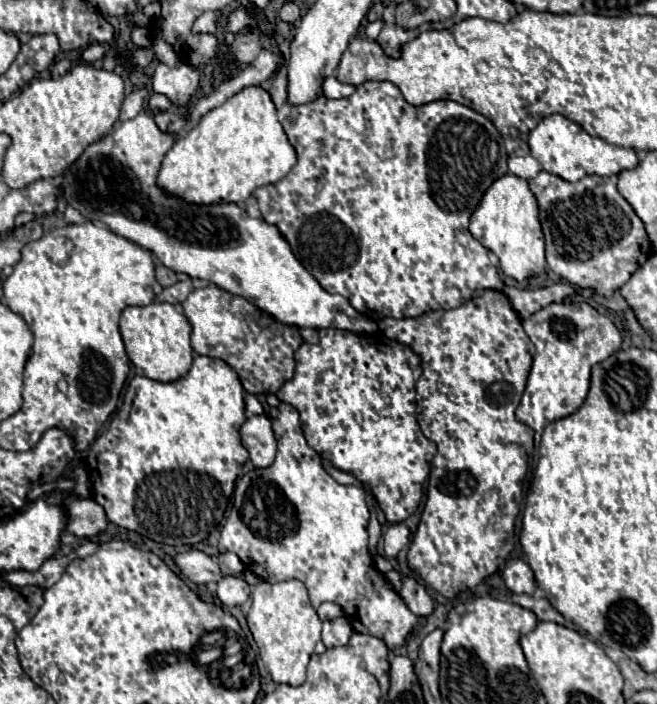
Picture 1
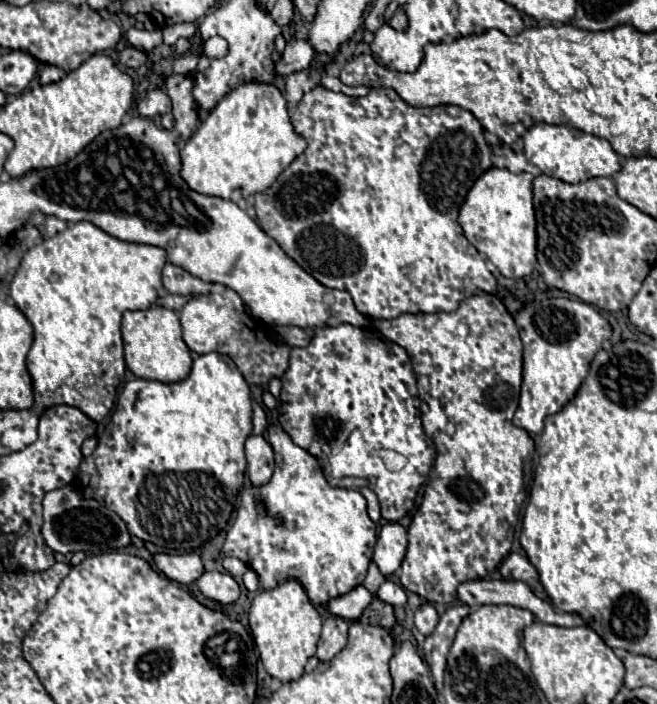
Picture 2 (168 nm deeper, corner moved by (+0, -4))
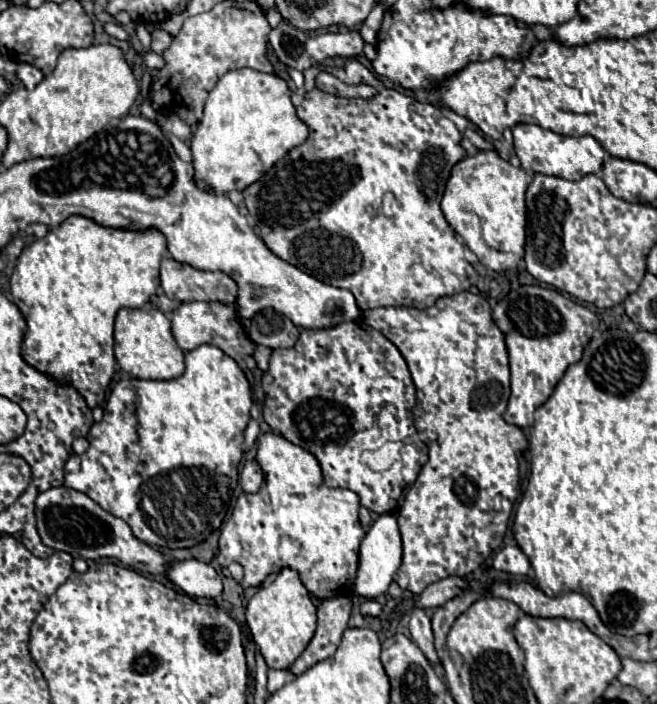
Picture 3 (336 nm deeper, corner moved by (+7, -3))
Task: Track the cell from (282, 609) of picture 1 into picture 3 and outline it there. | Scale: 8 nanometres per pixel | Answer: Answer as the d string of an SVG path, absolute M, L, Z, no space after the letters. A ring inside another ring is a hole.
M282 568L276 580L260 588L248 602L246 620L252 632L254 642L258 644L266 664L276 670L288 668L308 646L316 630L316 606L310 600L306 586L302 584L298 572L294 568Z

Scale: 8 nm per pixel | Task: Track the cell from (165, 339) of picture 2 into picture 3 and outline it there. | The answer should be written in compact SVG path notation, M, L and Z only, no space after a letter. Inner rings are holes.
M122 308L114 324L114 356L124 372L142 380L172 380L184 372L184 352L170 332L170 320L160 310Z

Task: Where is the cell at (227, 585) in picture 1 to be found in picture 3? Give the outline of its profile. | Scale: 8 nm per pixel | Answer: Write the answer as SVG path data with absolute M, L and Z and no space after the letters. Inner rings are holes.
M196 558L172 562L166 570L166 578L192 598L216 598L222 594L218 572Z

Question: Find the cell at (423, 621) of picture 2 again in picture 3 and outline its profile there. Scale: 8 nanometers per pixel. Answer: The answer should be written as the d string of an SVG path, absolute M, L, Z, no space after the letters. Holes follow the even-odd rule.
M412 610L410 634L412 634L412 640L418 644L418 648L424 652L424 656L432 664L440 664L438 652L434 648L434 636L432 636L432 628L430 628L430 618L426 616L424 610Z

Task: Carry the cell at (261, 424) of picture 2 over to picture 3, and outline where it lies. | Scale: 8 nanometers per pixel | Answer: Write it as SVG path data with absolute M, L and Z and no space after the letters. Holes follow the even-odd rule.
M250 420L248 428L246 428L246 432L244 432L244 452L248 452L248 450L254 446L254 442L256 442L260 433L258 422L256 422L256 420Z

